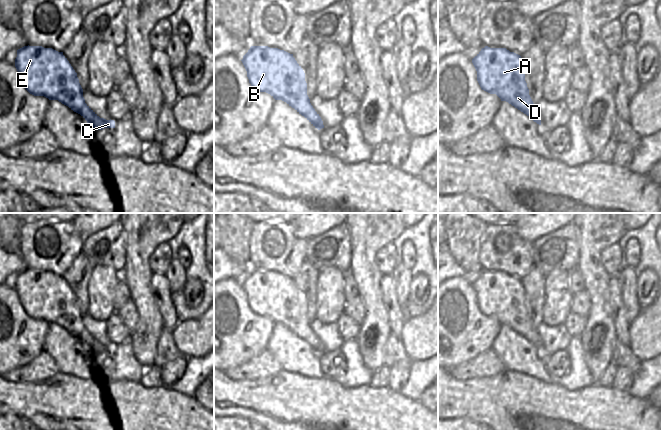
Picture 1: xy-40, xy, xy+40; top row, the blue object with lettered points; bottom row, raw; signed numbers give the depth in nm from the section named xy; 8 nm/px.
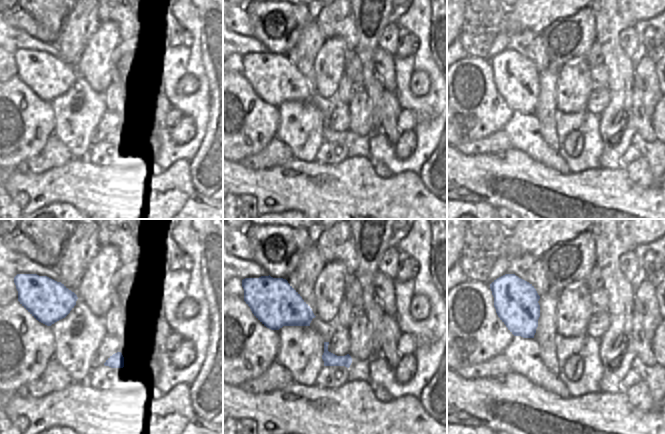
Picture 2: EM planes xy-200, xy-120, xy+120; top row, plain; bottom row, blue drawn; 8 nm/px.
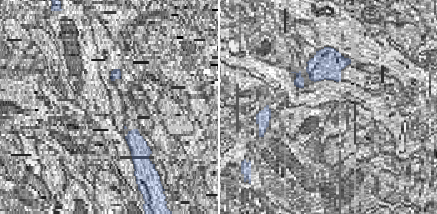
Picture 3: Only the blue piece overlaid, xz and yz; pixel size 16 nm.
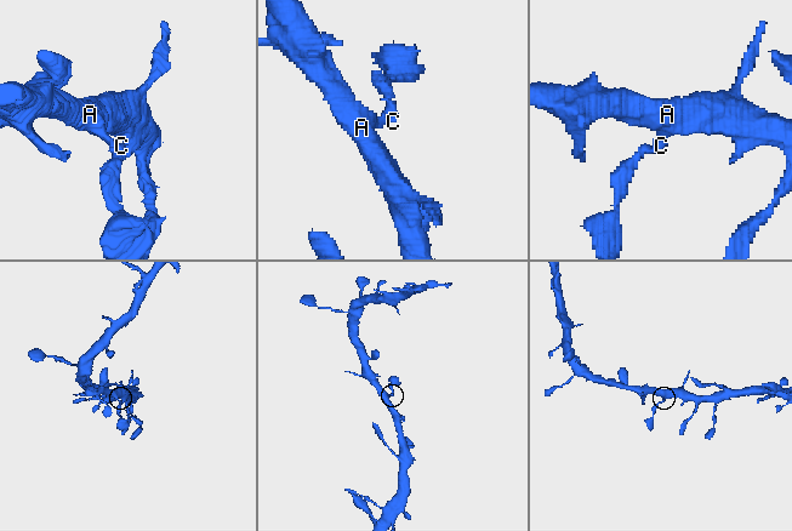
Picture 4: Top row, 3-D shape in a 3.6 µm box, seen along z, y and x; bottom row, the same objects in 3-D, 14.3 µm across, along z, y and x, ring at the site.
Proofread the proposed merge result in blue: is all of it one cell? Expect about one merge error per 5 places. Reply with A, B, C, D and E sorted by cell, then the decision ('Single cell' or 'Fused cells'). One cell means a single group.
Groups: A B C D E. Single cell.

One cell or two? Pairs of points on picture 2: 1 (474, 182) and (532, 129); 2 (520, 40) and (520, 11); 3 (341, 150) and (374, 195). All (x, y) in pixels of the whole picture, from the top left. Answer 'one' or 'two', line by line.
1: two
2: two
3: two

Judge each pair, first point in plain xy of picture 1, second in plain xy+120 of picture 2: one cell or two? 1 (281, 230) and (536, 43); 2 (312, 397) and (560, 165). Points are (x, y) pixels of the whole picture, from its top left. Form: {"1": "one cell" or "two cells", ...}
{"1": "one cell", "2": "two cells"}

